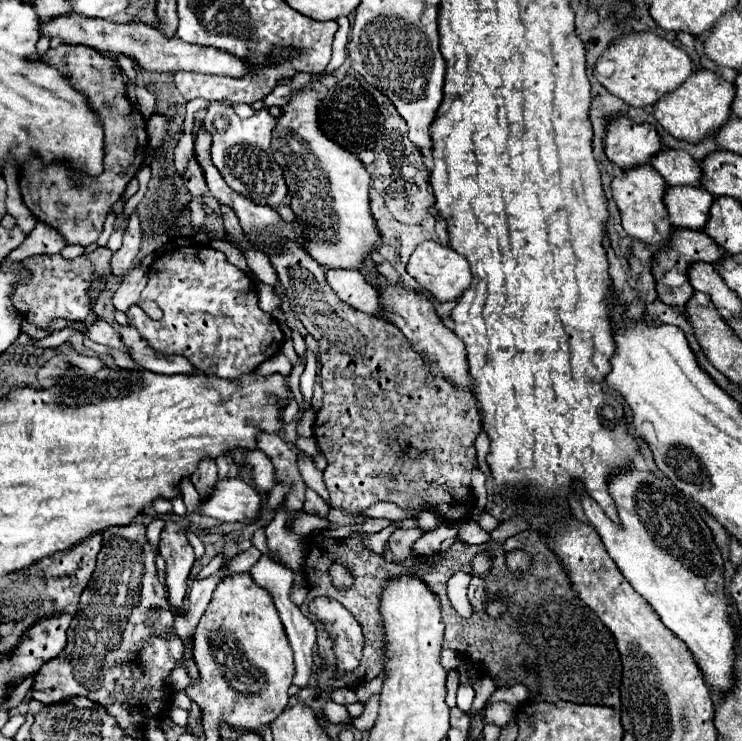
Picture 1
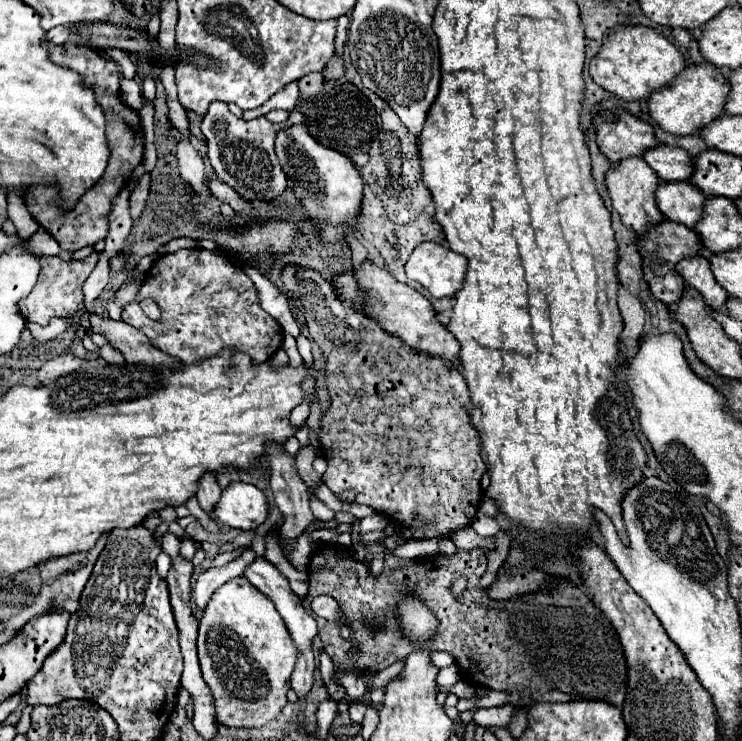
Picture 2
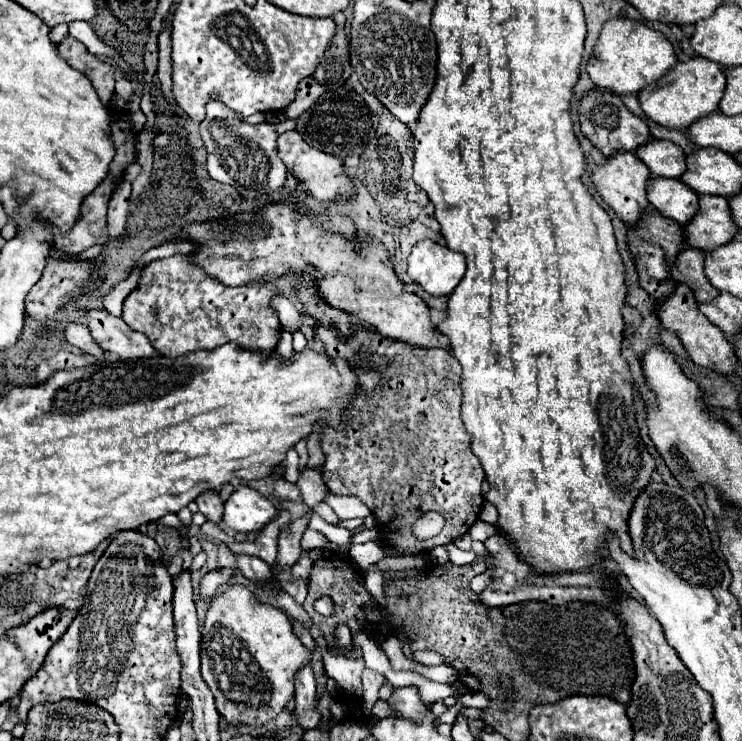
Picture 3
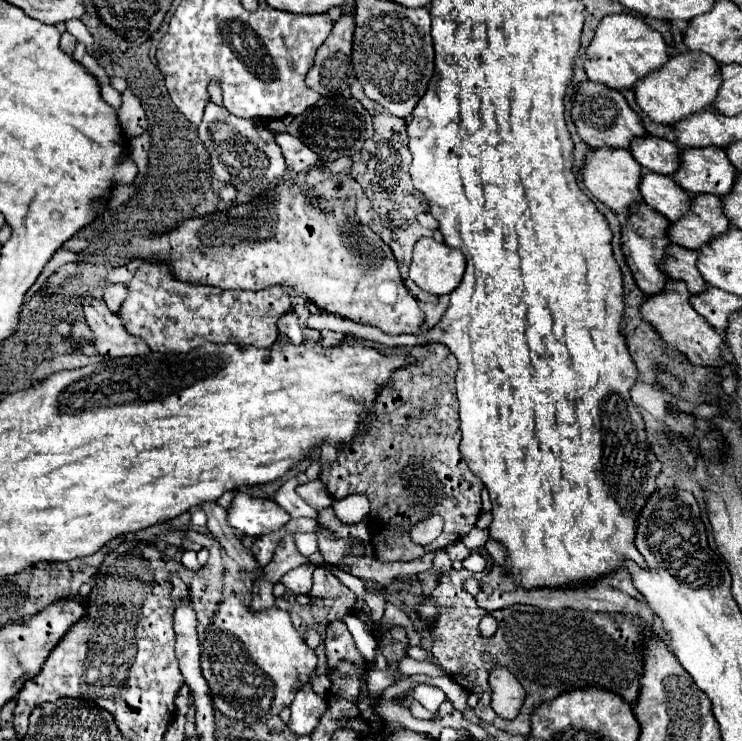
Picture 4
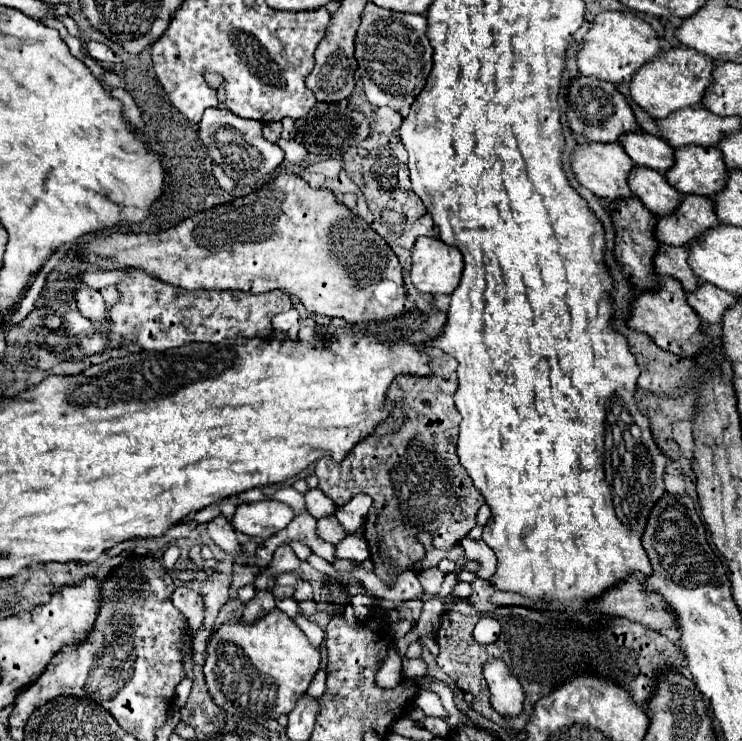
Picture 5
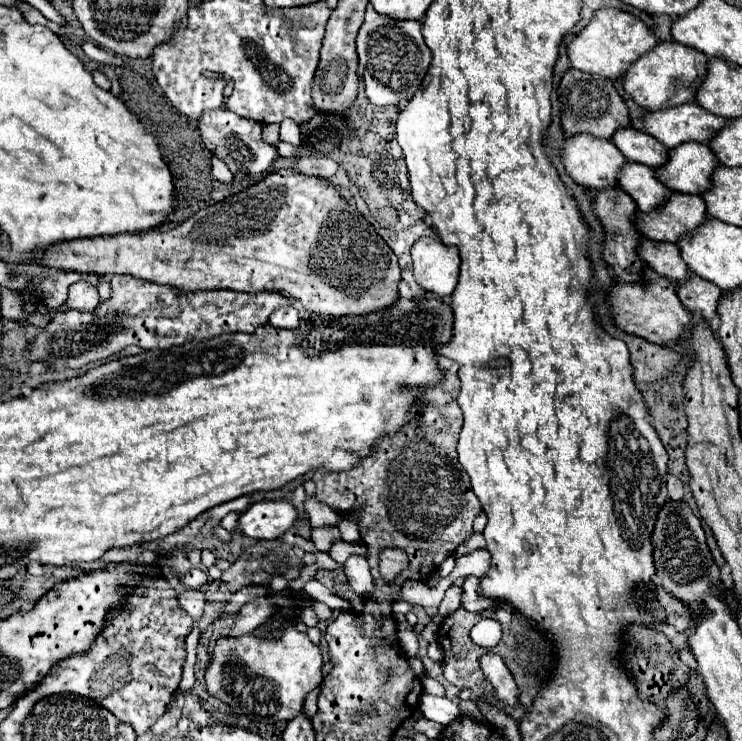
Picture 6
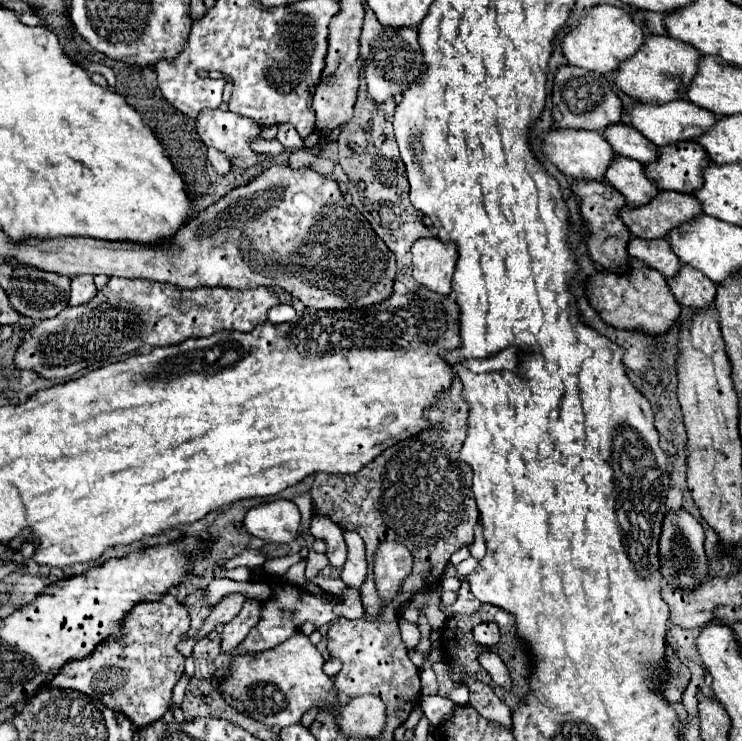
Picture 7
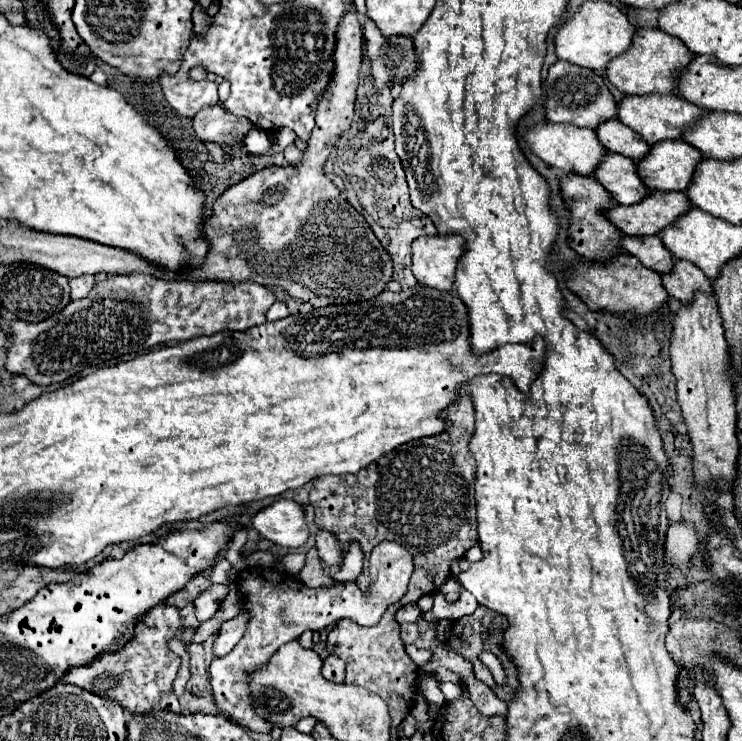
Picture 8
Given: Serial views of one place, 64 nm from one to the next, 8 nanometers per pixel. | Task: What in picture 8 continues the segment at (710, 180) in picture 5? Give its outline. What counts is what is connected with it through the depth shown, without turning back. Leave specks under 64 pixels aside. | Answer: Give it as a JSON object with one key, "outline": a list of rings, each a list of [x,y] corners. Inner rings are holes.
{"outline":[[[668,140],[654,144],[650,156],[638,162],[638,172],[650,190],[684,192],[702,162],[698,148],[684,140]]]}

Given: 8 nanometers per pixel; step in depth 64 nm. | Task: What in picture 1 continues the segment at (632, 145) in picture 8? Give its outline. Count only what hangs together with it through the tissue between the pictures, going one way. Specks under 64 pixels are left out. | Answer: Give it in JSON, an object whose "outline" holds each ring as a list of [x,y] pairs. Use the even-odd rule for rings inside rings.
{"outline":[[[664,150],[652,158],[652,168],[662,174],[668,186],[702,186],[702,166],[684,150]]]}

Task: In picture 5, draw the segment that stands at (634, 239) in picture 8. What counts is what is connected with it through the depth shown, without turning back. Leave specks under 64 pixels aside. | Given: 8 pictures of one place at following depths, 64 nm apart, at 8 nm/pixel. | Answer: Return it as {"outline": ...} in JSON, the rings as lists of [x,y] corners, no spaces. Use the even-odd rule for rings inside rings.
{"outline":[[[660,244],[660,252],[656,254],[654,268],[660,274],[680,280],[686,292],[694,292],[700,286],[698,276],[694,274],[694,270],[688,264],[688,248],[684,246]]]}

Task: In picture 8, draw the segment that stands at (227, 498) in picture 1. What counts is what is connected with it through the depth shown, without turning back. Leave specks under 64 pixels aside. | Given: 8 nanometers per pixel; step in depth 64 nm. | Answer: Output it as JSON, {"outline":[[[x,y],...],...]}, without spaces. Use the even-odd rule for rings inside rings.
{"outline":[[[276,500],[252,516],[252,528],[260,538],[286,548],[298,548],[308,540],[304,512],[294,500]]]}

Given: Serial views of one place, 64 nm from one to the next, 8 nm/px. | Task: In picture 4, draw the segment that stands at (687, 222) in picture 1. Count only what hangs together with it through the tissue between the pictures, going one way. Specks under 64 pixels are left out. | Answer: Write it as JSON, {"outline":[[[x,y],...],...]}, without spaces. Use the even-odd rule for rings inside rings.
{"outline":[[[654,172],[644,174],[644,180],[640,180],[640,192],[648,206],[656,208],[656,212],[660,212],[672,222],[688,214],[692,206],[690,194],[670,176],[660,176]]]}

